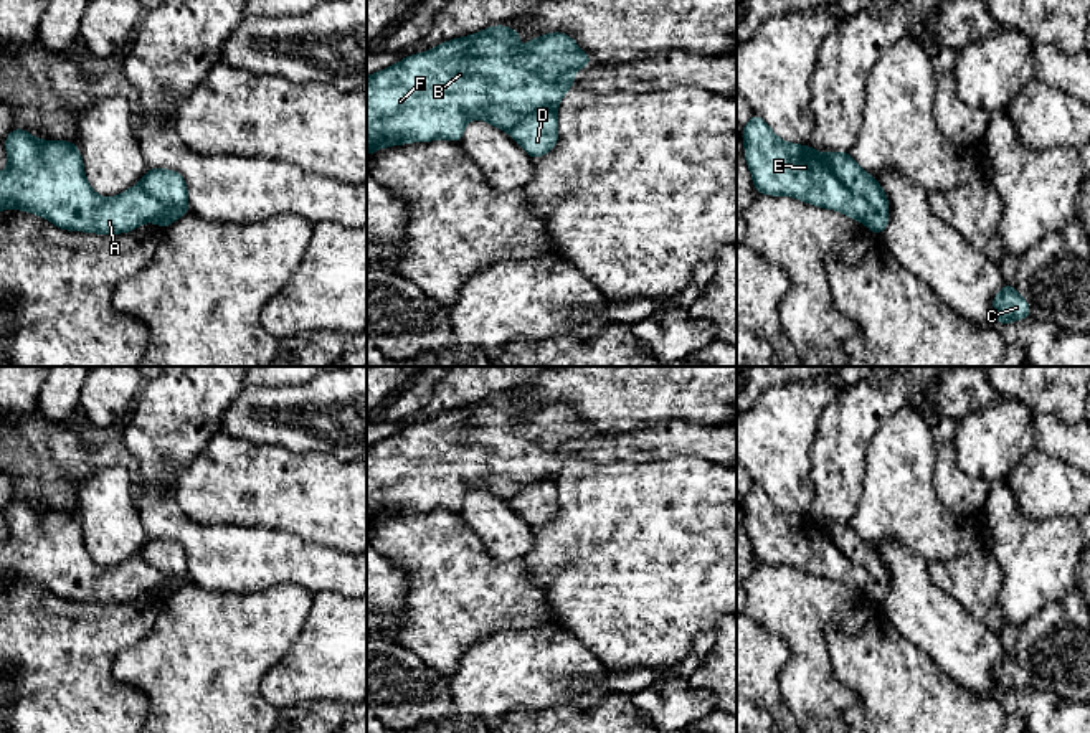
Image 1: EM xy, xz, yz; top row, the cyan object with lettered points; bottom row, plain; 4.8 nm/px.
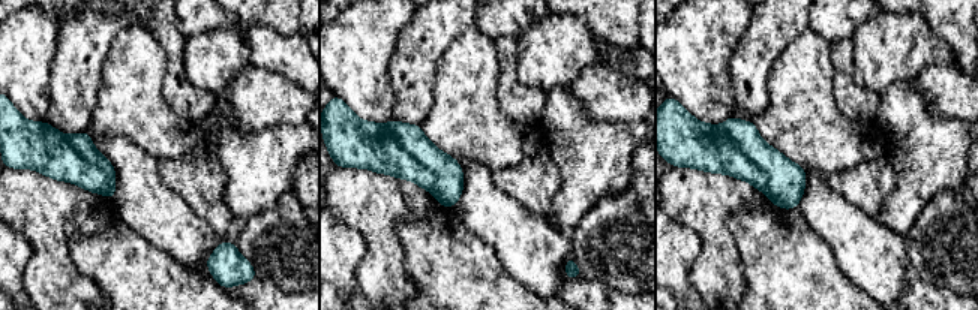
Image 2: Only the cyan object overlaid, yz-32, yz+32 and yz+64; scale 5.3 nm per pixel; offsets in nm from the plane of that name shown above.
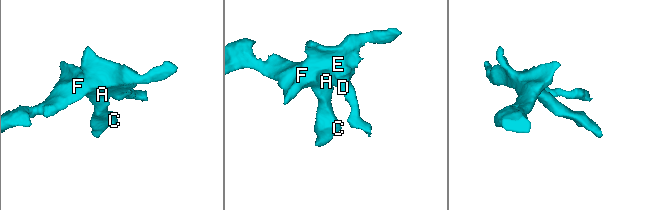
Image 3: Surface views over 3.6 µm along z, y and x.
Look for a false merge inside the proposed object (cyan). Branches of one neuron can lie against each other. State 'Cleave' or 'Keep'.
Cleave

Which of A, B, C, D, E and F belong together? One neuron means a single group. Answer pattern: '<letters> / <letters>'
A B C E F / D

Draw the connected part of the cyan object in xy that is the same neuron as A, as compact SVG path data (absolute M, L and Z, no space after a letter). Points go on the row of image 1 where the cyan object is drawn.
M13 129L5 139L8 167L0 173L0 210L25 210L69 231L99 234L129 233L154 221L168 206L145 193L139 185L114 198L101 198L88 183L83 157L73 142L38 140L23 129Z

